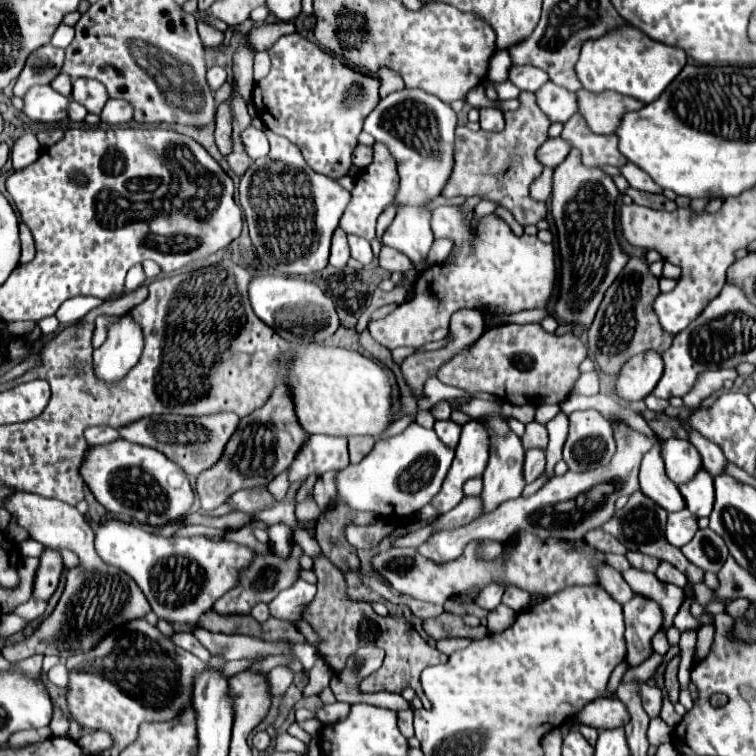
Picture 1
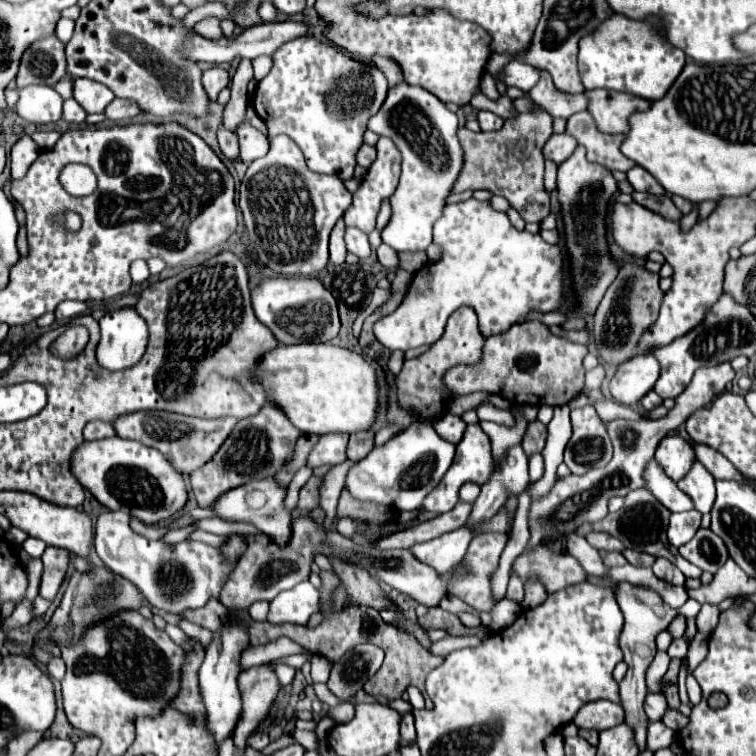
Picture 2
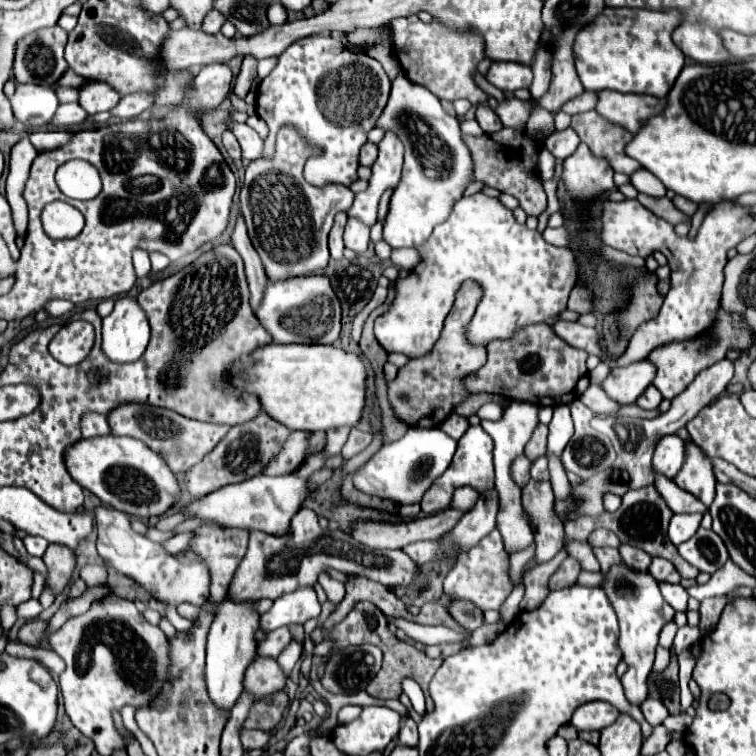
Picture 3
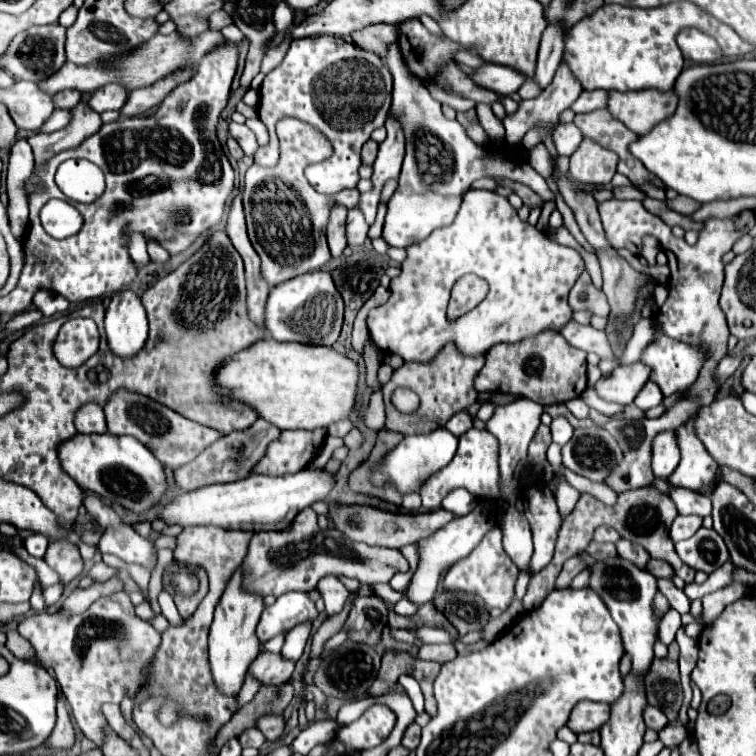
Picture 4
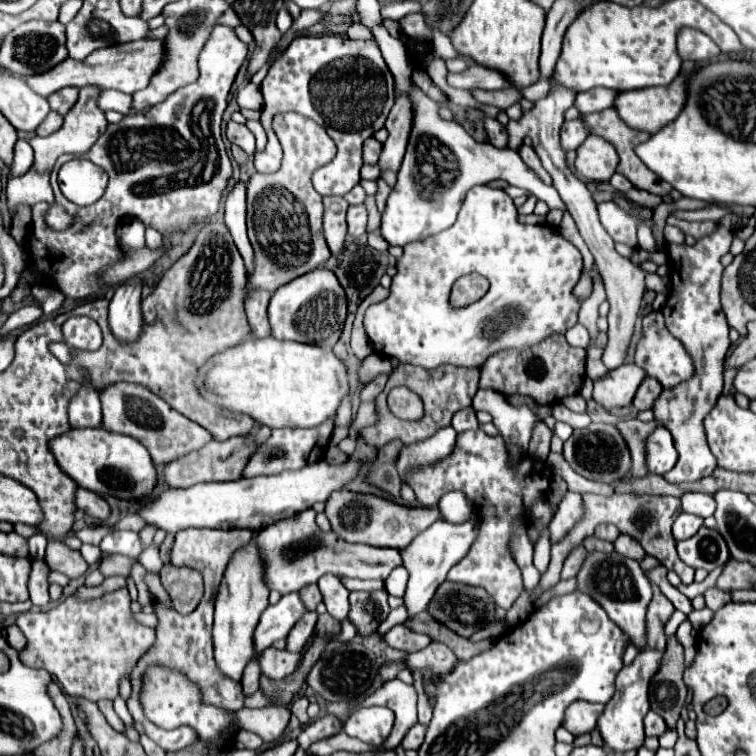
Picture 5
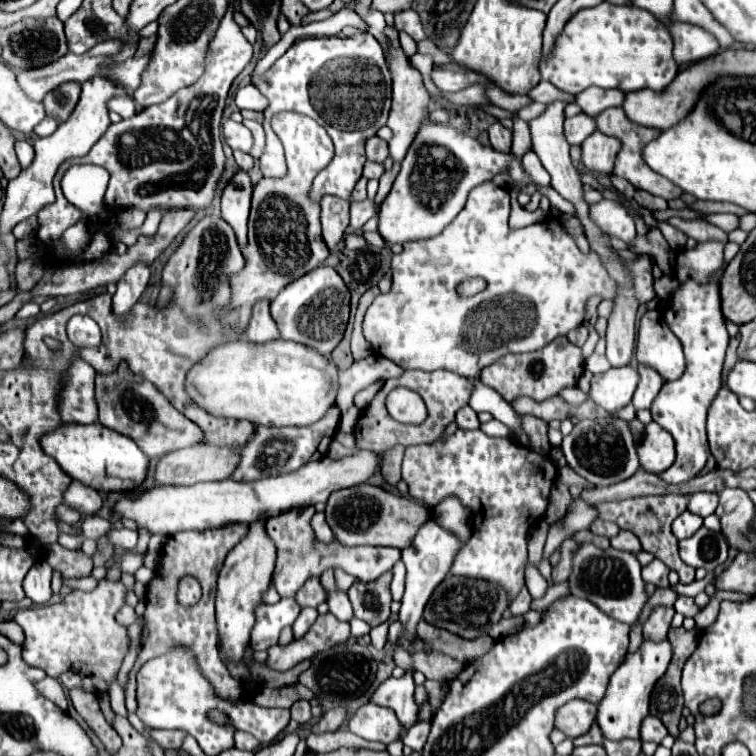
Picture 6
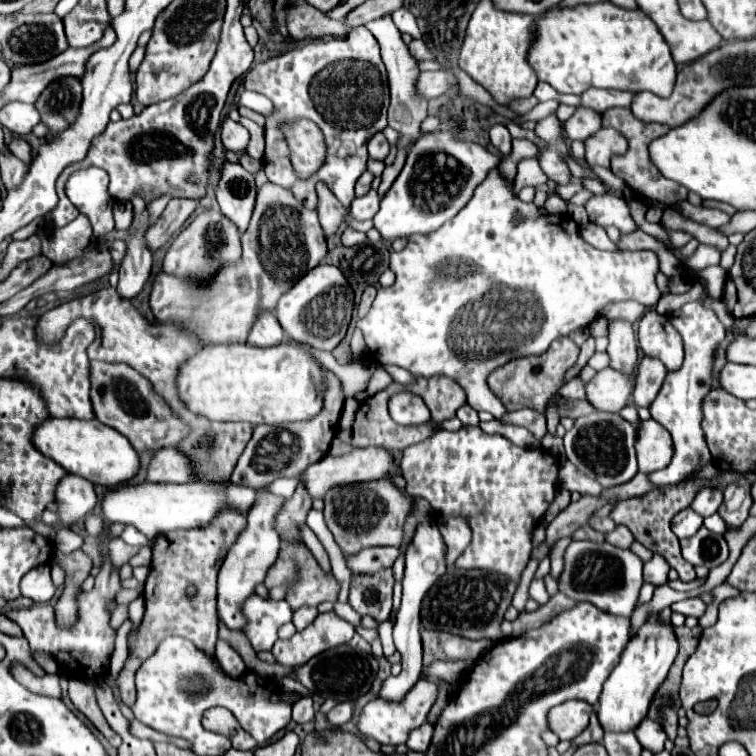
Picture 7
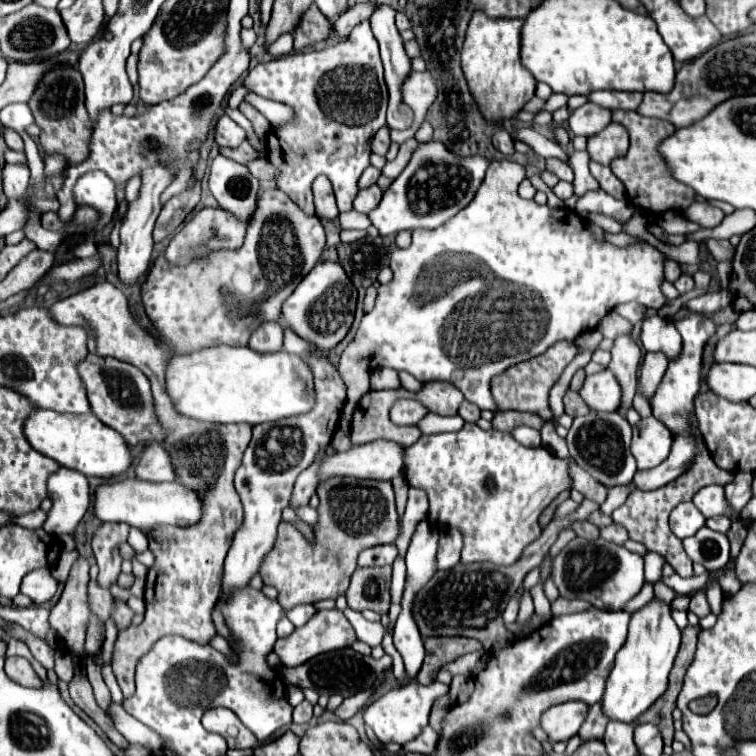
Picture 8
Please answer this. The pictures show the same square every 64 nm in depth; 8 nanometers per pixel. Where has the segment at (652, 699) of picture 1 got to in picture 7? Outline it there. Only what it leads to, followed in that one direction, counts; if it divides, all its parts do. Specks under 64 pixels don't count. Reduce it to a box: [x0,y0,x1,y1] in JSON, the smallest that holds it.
[634,718,666,754]

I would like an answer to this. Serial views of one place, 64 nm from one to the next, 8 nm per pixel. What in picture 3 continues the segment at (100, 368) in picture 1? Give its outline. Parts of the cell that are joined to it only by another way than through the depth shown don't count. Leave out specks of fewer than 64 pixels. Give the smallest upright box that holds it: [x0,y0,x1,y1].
[102,296,150,364]

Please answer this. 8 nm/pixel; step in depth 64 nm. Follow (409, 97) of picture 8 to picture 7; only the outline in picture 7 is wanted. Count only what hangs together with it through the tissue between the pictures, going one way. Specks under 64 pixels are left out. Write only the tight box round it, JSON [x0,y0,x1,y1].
[418,72,458,100]

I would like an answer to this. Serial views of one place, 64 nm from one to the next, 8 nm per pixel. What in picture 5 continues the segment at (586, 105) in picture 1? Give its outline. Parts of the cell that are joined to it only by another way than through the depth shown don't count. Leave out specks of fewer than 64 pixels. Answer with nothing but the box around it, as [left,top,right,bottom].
[614,74,686,132]

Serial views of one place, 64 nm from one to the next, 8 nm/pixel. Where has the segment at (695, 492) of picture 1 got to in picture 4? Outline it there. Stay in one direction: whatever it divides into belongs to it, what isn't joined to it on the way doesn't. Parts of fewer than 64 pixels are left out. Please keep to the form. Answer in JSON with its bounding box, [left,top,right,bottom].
[668,422,718,496]

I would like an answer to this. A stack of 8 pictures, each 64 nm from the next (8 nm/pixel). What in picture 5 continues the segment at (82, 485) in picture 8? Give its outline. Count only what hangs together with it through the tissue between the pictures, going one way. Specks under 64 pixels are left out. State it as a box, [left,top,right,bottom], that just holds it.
[76,488,110,524]

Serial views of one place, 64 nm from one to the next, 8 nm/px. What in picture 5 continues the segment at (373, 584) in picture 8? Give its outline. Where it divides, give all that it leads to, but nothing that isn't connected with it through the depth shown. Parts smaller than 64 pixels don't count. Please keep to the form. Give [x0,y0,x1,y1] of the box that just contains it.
[348,592,388,636]

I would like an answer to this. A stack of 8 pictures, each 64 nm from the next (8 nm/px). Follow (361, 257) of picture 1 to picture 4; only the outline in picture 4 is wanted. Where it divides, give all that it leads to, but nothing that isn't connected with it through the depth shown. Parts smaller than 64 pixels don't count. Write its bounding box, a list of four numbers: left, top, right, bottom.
[346,208,368,248]

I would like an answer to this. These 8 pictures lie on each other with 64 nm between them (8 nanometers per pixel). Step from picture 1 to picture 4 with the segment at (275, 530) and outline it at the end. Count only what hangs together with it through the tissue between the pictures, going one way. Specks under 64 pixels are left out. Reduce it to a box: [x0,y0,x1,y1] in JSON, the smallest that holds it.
[158,470,334,530]

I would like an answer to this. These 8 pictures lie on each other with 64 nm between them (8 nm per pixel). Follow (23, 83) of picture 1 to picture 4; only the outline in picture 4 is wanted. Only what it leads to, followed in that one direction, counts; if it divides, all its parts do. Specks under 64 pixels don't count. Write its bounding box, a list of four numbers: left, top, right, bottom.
[2,24,66,84]

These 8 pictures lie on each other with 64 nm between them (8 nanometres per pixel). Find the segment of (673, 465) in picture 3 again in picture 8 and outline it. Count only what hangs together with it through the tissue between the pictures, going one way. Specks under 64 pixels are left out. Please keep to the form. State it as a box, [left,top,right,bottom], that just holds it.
[632,416,672,470]

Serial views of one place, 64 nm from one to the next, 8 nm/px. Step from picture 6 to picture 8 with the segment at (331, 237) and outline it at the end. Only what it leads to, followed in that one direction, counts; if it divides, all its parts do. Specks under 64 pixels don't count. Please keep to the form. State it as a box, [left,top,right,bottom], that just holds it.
[314,176,338,220]

